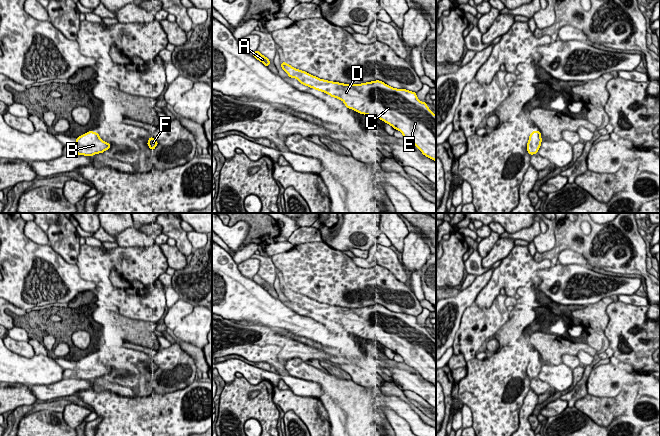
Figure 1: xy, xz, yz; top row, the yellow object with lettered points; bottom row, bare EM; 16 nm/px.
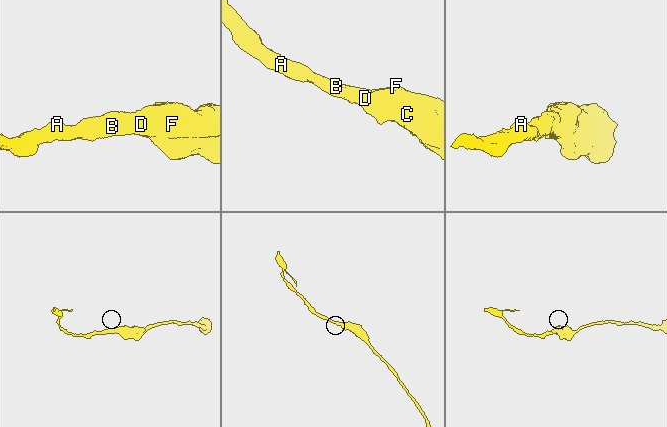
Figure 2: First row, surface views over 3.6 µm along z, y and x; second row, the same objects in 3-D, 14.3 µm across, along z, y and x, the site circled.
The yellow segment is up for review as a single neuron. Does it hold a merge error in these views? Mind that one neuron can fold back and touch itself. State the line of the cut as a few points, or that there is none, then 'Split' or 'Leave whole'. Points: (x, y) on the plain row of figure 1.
No split. Leave whole

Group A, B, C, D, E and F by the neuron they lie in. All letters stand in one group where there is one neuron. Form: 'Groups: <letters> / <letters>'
Groups: A B C D E F

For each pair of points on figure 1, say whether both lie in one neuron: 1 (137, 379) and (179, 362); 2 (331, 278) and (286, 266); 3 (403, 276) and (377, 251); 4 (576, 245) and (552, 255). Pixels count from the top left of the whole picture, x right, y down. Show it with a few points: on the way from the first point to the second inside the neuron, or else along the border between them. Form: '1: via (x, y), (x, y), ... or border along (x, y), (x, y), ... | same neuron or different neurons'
1: via (147, 379), (155, 379), (160, 374), (169, 372) | same neuron
2: via (320, 272), (315, 269), (297, 266) | same neuron
3: via (397, 270), (383, 256) | same neuron
4: via (570, 245), (562, 245), (558, 249) | same neuron

